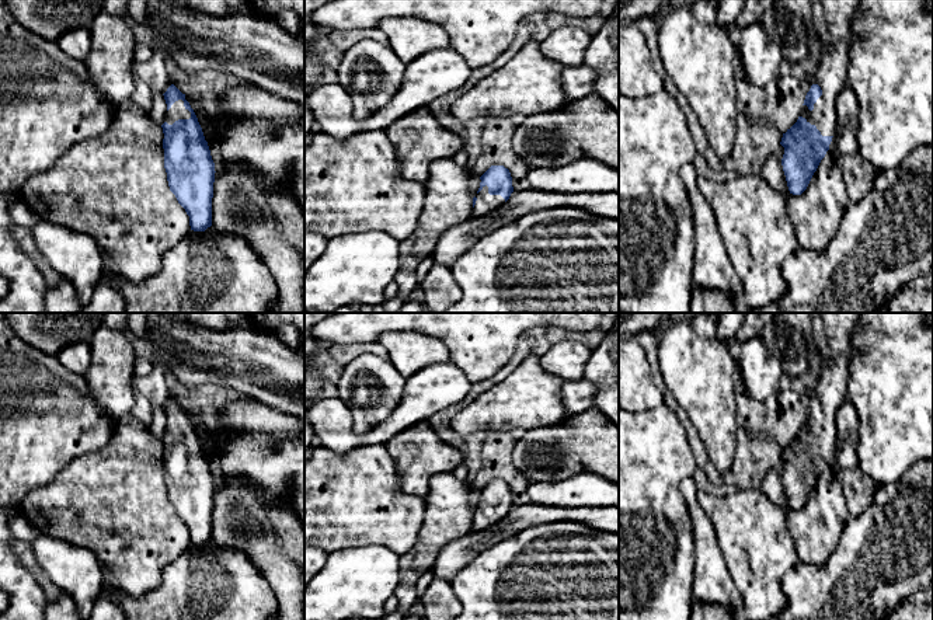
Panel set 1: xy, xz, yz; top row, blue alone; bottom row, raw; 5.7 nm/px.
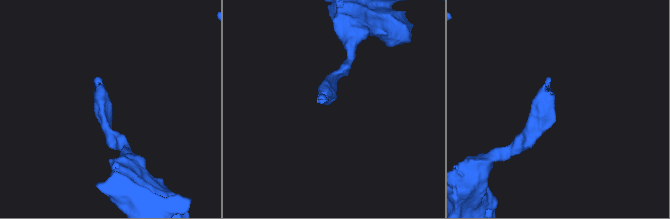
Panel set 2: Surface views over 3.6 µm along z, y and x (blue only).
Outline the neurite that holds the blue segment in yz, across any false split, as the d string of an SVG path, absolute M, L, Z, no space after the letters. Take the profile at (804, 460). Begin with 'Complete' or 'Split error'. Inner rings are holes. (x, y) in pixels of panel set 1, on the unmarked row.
Split error. M859 313L821 314L828 358L819 370L817 397L811 400L803 418L810 428L807 432L798 431L780 456L784 461L781 480L793 509L801 509L807 504L836 446L836 415L846 401L853 356L852 338L857 335L860 323Z

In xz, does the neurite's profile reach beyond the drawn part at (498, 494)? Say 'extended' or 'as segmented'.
extended

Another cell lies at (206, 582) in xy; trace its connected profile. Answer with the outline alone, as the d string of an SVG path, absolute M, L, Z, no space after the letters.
M213 540L205 546L191 544L163 570L157 589L140 599L118 598L118 602L128 620L272 620L278 612L276 596L251 557L246 551L219 546Z

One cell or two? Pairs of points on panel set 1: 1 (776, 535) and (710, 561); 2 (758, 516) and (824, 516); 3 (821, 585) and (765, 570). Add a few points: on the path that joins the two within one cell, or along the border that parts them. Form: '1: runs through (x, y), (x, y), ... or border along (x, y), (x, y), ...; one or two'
1: border along (712, 525), (719, 549), (737, 587); two
2: border along (763, 493), (783, 511), (784, 522), (796, 547); two
3: border along (799, 561), (784, 575), (782, 584), (786, 605); two

